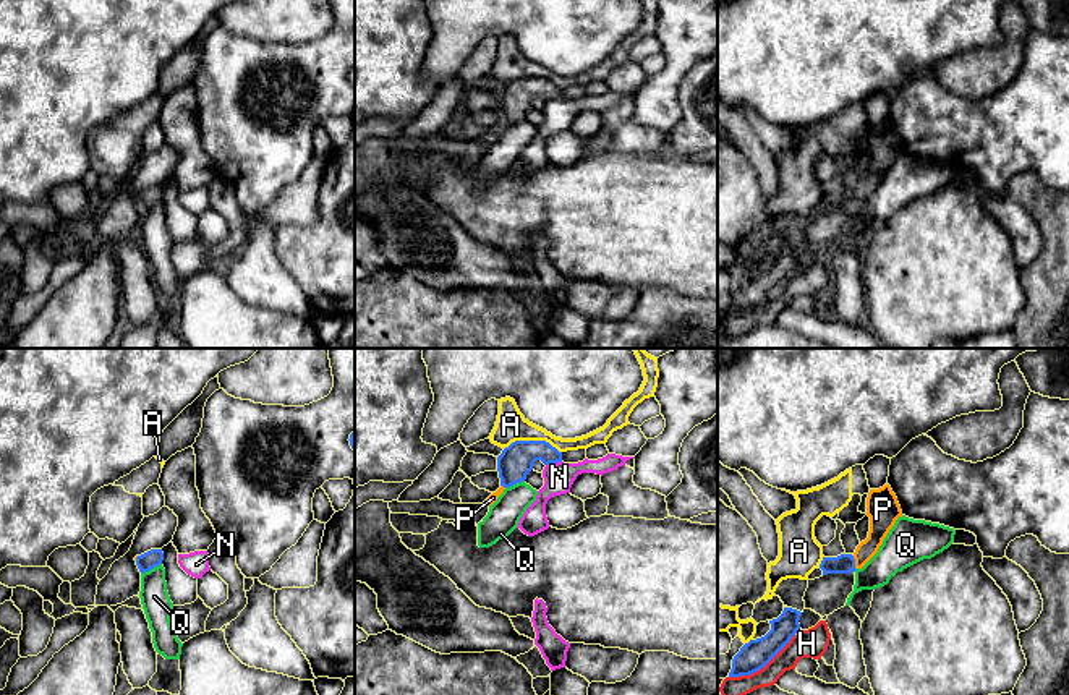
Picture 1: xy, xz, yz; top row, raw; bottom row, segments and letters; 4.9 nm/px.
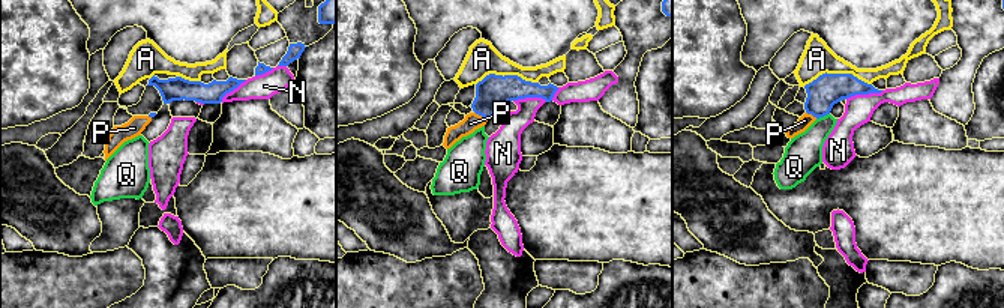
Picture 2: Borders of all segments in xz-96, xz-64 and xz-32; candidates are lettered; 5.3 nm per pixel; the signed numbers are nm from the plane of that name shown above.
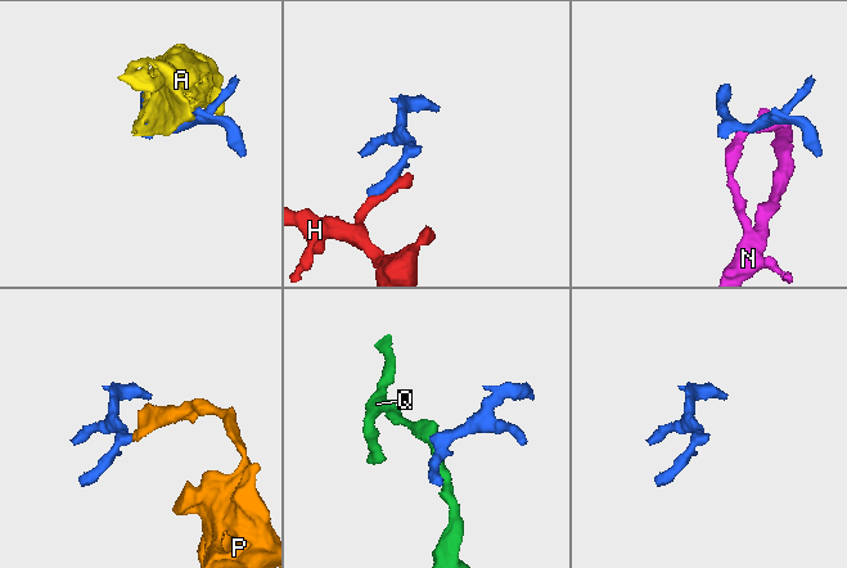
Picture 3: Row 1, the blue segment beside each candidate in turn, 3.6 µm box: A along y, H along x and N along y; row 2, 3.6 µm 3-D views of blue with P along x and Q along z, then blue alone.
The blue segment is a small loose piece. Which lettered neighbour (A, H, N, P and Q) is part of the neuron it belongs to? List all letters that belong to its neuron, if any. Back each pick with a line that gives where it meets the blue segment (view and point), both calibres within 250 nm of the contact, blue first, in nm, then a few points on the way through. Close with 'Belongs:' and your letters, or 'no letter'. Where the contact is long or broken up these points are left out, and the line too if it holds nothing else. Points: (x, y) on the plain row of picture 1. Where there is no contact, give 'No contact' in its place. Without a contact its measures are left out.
P: Touches blue at yz (854, 200). Thickness 100 nm (blue) against 120 nm. Path across: yz (843, 201), (854, 200), (875, 177), (881, 157)
Belongs: P

